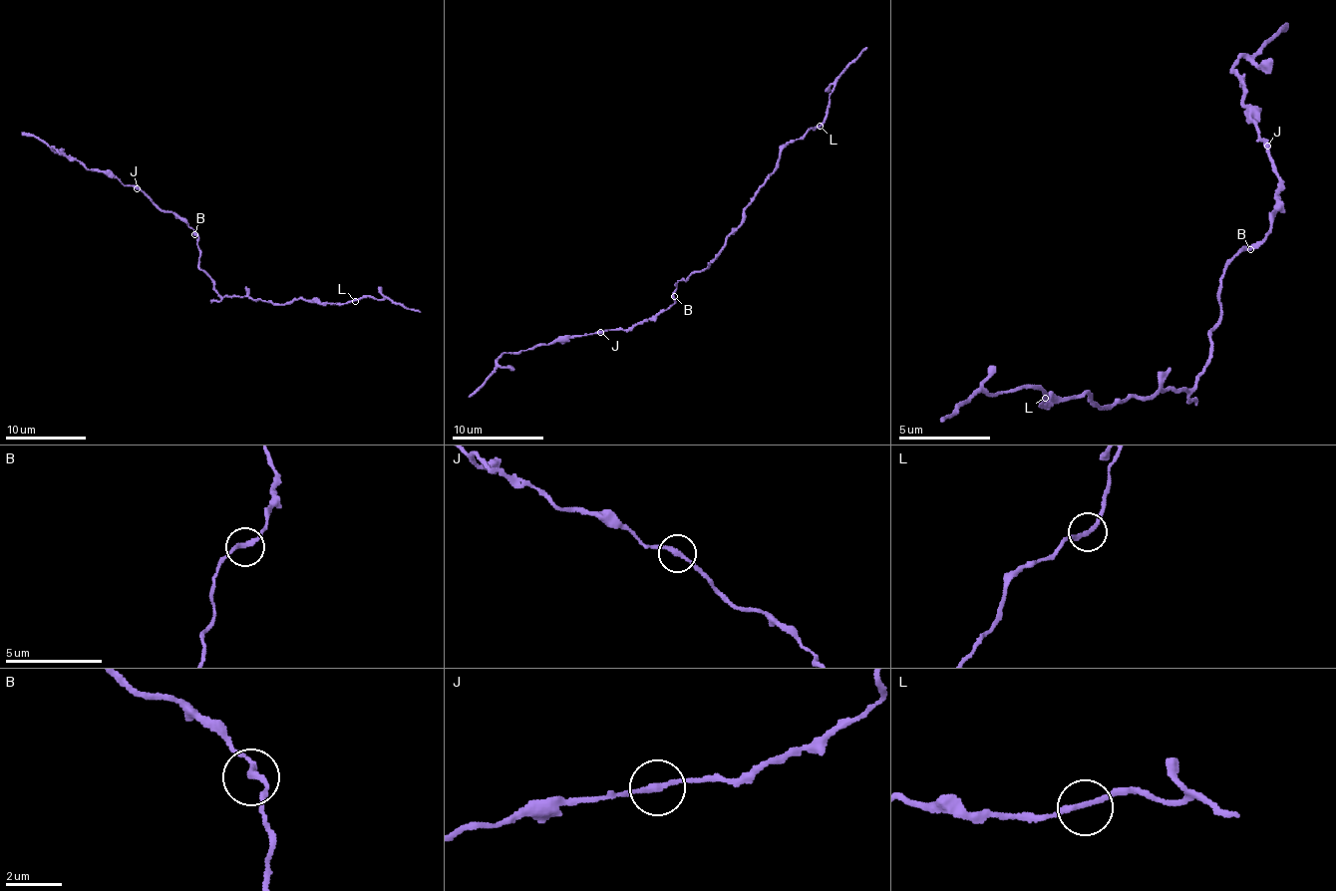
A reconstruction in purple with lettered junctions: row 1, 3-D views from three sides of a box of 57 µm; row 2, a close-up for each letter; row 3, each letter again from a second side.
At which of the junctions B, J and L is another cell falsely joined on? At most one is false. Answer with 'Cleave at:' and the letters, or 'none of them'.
Cleave at: none of them

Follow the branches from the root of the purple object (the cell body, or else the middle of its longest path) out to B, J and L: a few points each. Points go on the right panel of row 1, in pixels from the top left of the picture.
B: (1210, 340), (1208, 336), (1220, 318), (1223, 267), (1241, 249), (1250, 249)
J: (1210, 340), (1220, 318), (1223, 267), (1264, 235), (1280, 200), (1275, 200), (1278, 182), (1266, 147)
L: (1210, 340), (1192, 390), (1158, 389), (1111, 406), (1093, 396), (1045, 398)

